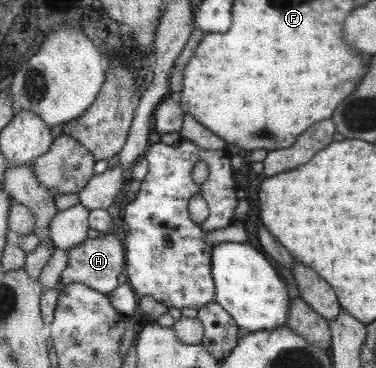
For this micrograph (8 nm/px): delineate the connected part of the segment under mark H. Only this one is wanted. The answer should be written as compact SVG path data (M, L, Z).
M112 233L98 238L86 238L78 246L67 251L69 263L61 276L61 286L70 283L84 283L104 294L111 293L118 287L118 276L124 270L124 248L120 240Z

